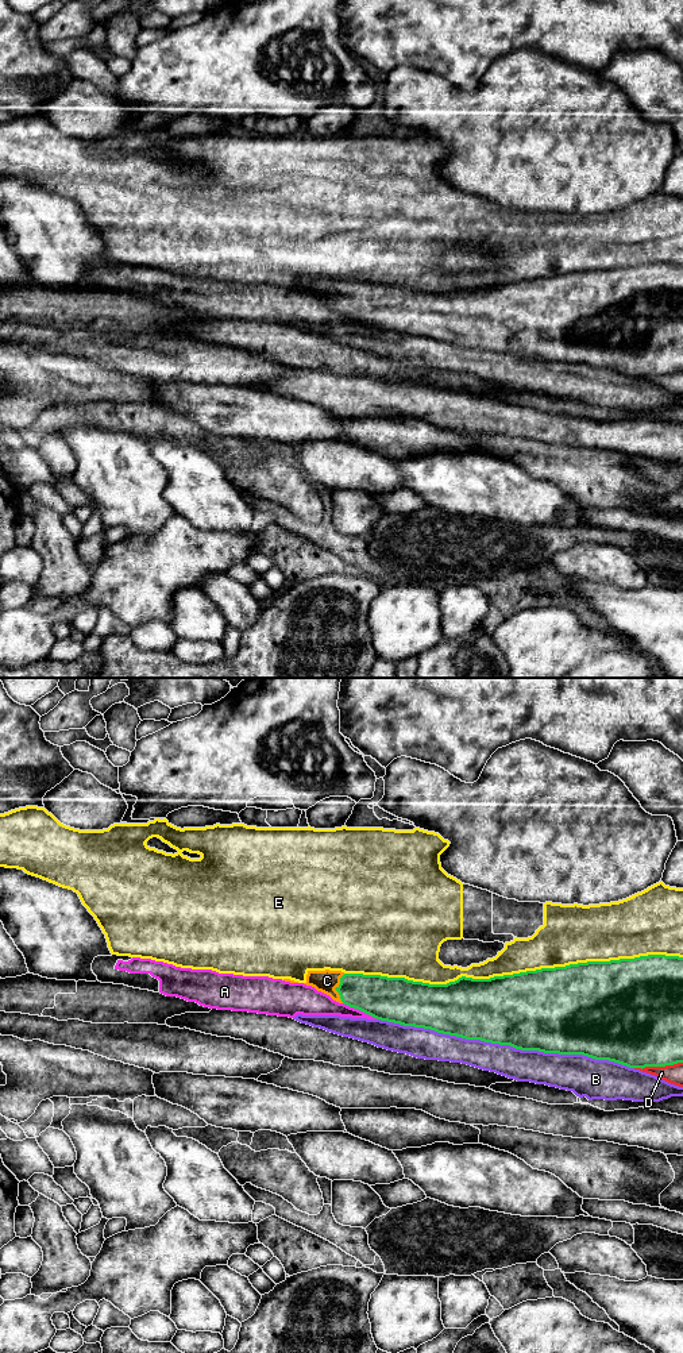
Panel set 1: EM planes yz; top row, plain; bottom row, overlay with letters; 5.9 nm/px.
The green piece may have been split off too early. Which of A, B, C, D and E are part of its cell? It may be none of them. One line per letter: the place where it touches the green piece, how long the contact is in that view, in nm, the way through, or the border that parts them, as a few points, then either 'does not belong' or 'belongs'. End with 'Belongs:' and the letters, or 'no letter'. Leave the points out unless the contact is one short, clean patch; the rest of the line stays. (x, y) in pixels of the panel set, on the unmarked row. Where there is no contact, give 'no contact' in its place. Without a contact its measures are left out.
A: contact yz (361, 319); length 220 nm; does not belong
B: contact yz (505, 353); length 1550 nm; does not belong
C: contact yz (335, 297); length 180 nm; way yz (375, 304), (351, 297), (335, 297), (327, 289); belongs
D: contact yz (658, 374); length 300 nm; does not belong
E: contact yz (513, 282); length 2000 nm; does not belong
Belongs: C

